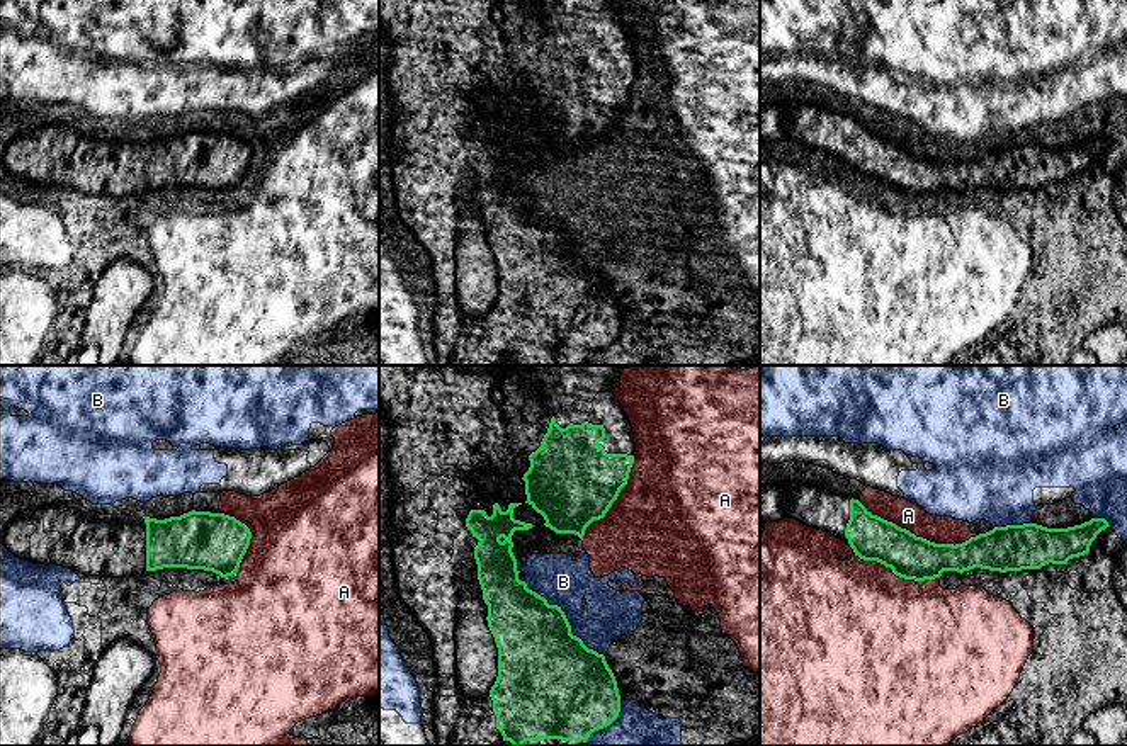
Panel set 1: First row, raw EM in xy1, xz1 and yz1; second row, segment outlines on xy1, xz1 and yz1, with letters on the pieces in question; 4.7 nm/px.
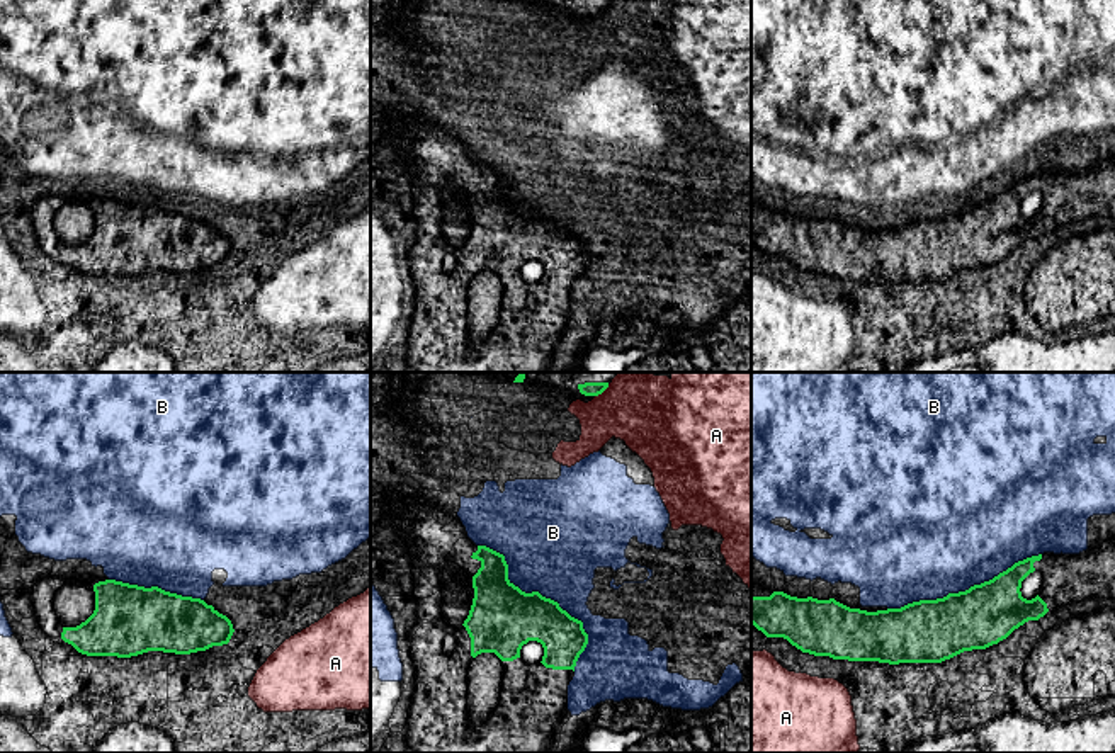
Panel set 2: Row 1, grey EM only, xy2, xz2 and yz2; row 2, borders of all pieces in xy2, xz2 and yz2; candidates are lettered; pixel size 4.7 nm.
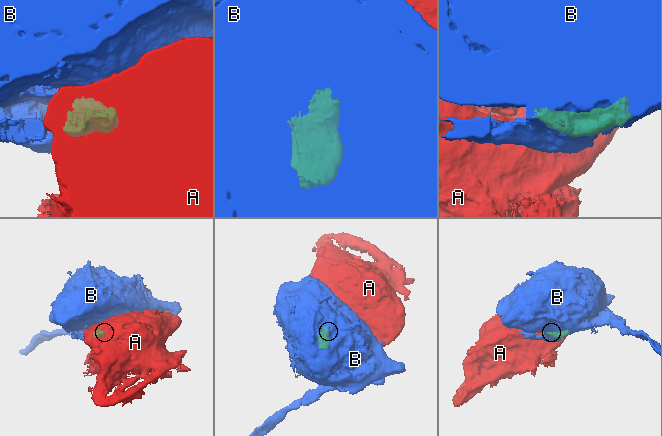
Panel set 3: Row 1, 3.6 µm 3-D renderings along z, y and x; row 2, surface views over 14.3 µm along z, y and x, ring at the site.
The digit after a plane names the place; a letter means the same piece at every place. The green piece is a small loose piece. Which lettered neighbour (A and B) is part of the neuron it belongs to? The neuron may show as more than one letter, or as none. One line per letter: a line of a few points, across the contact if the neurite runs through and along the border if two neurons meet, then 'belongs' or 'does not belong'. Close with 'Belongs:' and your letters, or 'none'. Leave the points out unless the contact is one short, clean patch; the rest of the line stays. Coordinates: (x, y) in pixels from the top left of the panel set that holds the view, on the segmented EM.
A: does not belong
B: does not belong
Belongs: none

